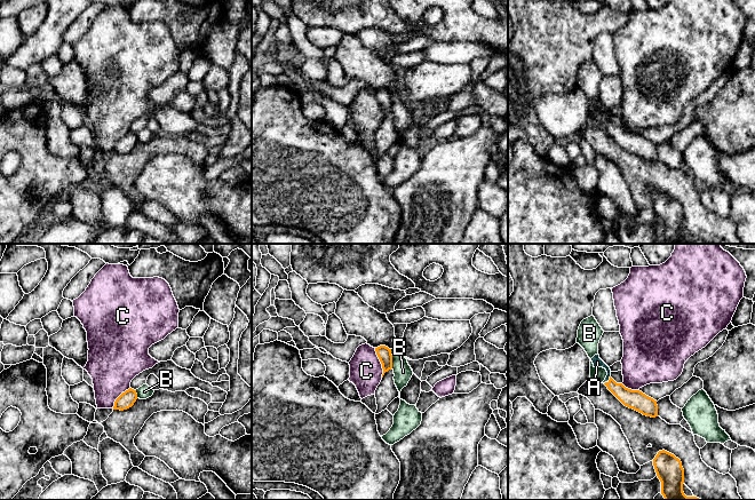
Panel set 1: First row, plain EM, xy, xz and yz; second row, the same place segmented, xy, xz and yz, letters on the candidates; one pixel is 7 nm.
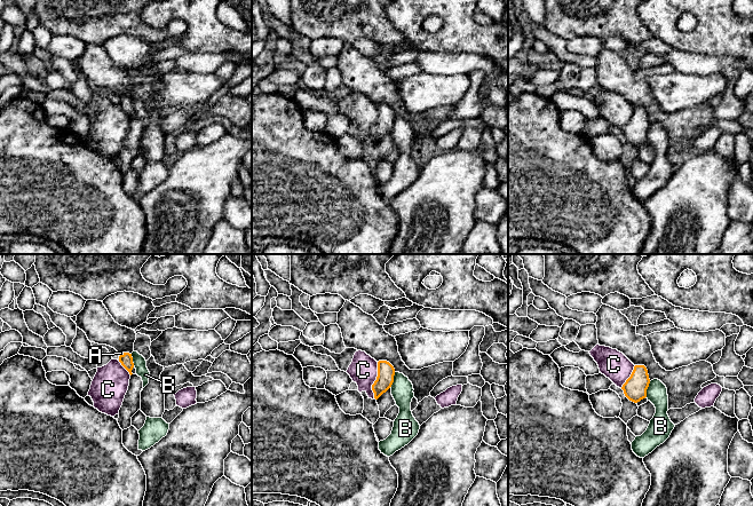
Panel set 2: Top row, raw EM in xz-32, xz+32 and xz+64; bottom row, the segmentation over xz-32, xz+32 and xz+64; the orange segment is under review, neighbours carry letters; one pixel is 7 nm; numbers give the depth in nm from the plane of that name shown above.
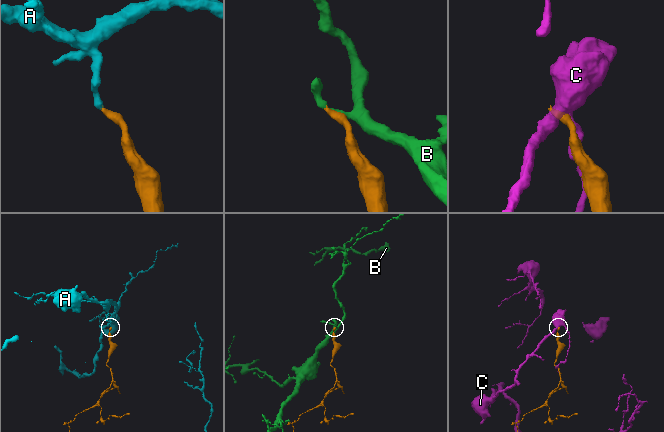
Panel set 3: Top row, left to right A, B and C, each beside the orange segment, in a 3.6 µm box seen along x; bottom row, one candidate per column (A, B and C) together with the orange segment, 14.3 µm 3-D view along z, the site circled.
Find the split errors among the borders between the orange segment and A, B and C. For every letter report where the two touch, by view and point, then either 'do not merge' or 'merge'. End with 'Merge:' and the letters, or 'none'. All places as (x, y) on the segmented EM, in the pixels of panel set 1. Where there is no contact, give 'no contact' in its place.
A: meets orange in yz at (609, 380); merge
B: meets orange in xz at (391, 358); do not merge
C: meets orange in xz at (381, 363); do not merge
Merge: A

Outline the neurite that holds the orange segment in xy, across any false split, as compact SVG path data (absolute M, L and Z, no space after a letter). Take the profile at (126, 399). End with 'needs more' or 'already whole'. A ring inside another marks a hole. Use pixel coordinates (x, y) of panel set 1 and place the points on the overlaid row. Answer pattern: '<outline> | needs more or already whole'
M129 388L125 392L122 392L114 402L113 410L127 410L134 405L137 399L136 390Z | already whole

